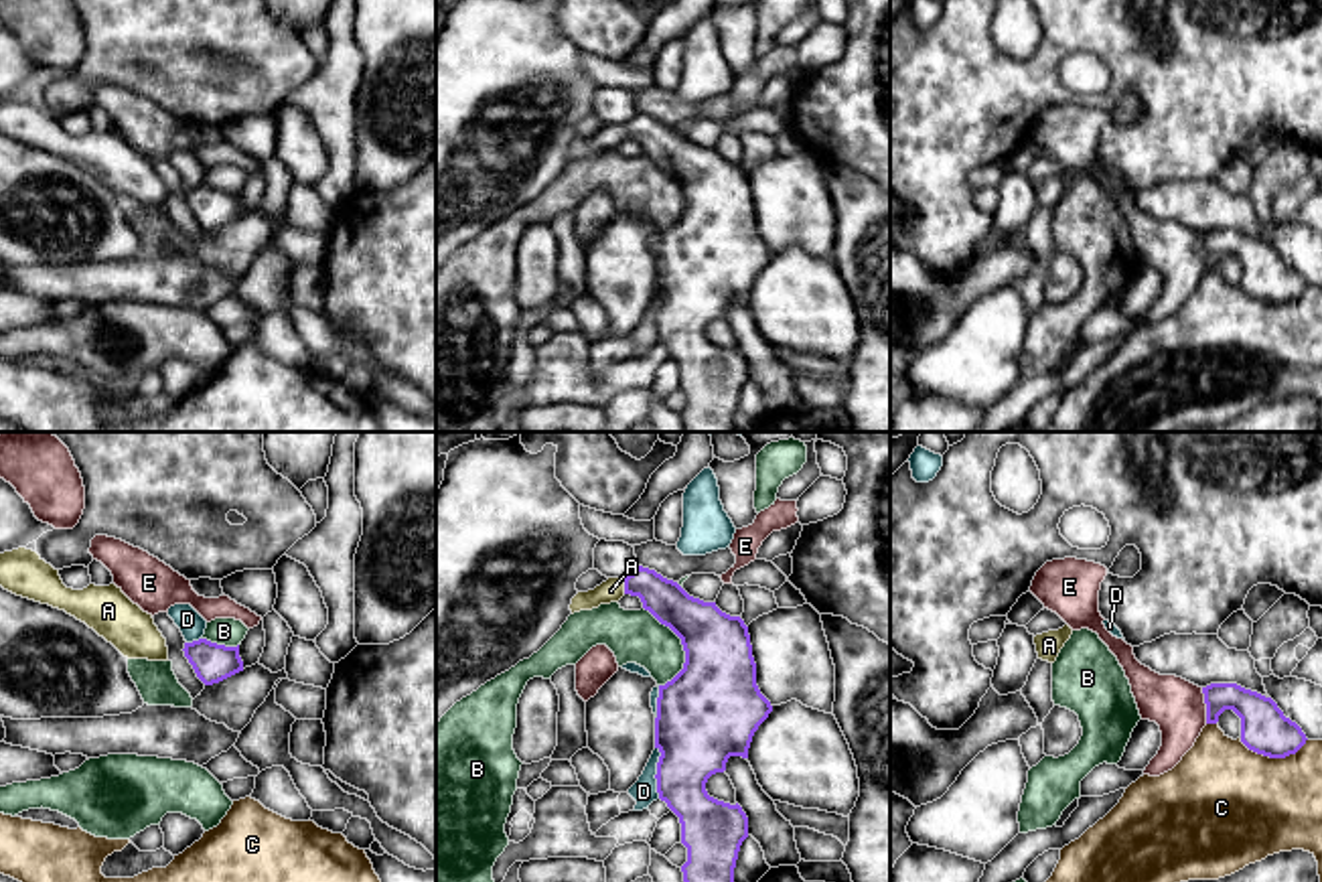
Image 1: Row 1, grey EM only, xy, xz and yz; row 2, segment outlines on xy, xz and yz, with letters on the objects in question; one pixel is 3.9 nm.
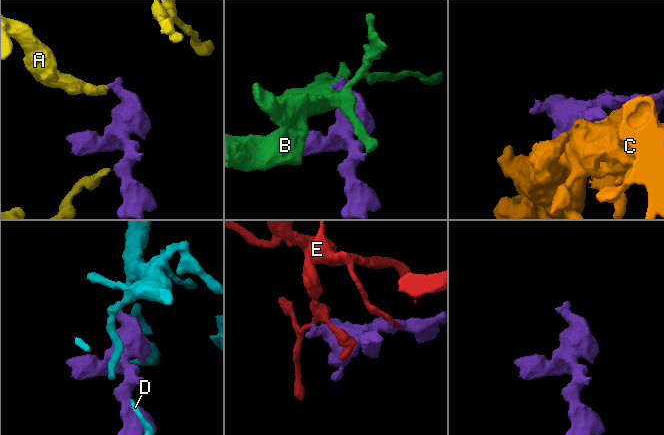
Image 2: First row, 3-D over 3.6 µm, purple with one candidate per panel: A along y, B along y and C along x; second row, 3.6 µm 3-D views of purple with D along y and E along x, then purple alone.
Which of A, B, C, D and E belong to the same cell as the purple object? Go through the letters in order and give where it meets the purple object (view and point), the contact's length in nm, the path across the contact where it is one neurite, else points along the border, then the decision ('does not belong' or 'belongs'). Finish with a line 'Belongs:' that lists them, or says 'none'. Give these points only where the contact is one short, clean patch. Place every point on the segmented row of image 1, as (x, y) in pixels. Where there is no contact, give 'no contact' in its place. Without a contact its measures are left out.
A: xz (625, 586) | 60 nm | belongs
B: xz (682, 643) | 340 nm | does not belong
C: yz (1274, 757) | 280 nm | does not belong
D: xz (657, 773) | 200 nm | does not belong
E: yz (1207, 706) | 150 nm | along yz (1201, 688), (1207, 722) | does not belong
Belongs: A

